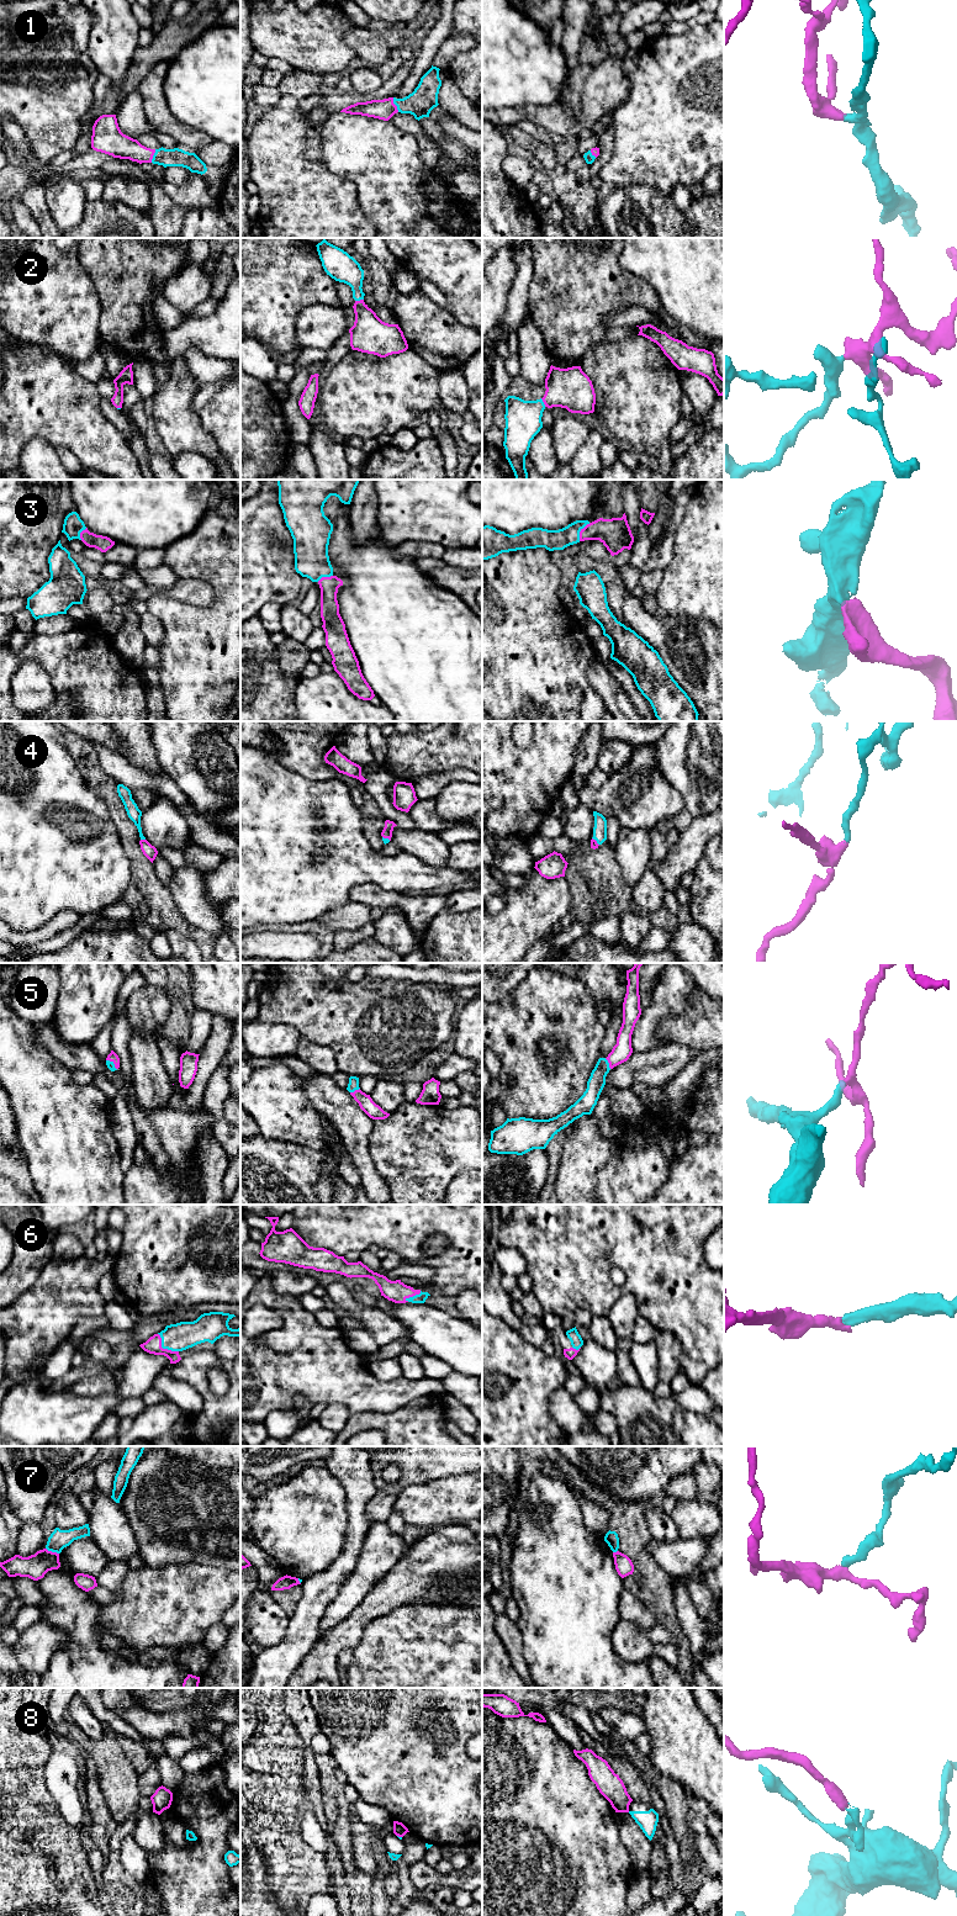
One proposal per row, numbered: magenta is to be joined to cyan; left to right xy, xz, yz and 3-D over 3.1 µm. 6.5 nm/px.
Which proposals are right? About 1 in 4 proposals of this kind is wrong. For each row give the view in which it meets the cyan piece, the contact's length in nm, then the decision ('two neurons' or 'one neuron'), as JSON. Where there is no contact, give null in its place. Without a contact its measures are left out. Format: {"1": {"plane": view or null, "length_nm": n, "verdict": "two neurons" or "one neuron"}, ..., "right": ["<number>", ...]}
{"1": {"plane": "xz", "length_nm": 100, "verdict": "one neuron"}, "2": {"plane": "xz", "length_nm": 60, "verdict": "one neuron"}, "3": {"plane": "yz", "length_nm": 140, "verdict": "one neuron"}, "4": {"plane": "xy", "length_nm": 30, "verdict": "one neuron"}, "5": {"plane": "yz", "length_nm": 80, "verdict": "one neuron"}, "6": {"plane": "xy", "length_nm": 180, "verdict": "one neuron"}, "7": {"plane": "xy", "length_nm": 100, "verdict": "two neurons"}, "8": {"plane": "xz", "length_nm": 40, "verdict": "two neurons"}, "right": ["1", "2", "3", "4", "5", "6"]}

